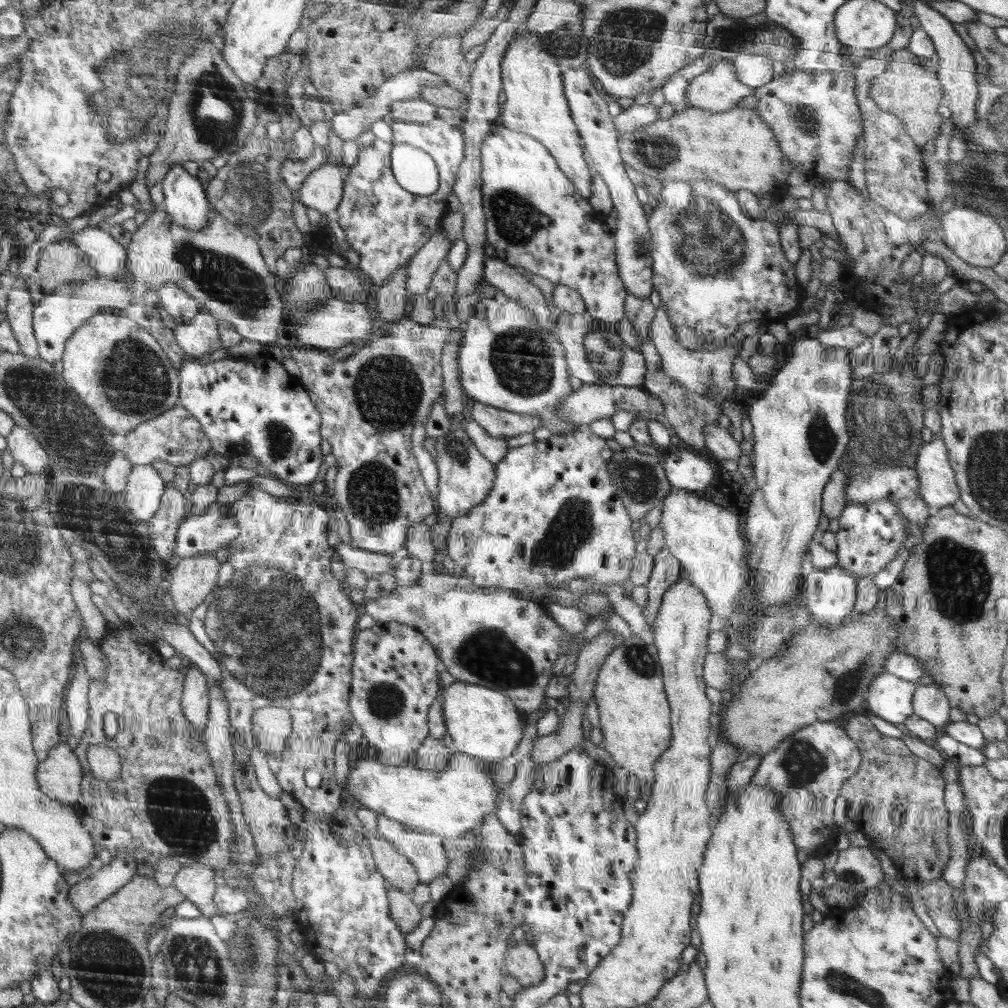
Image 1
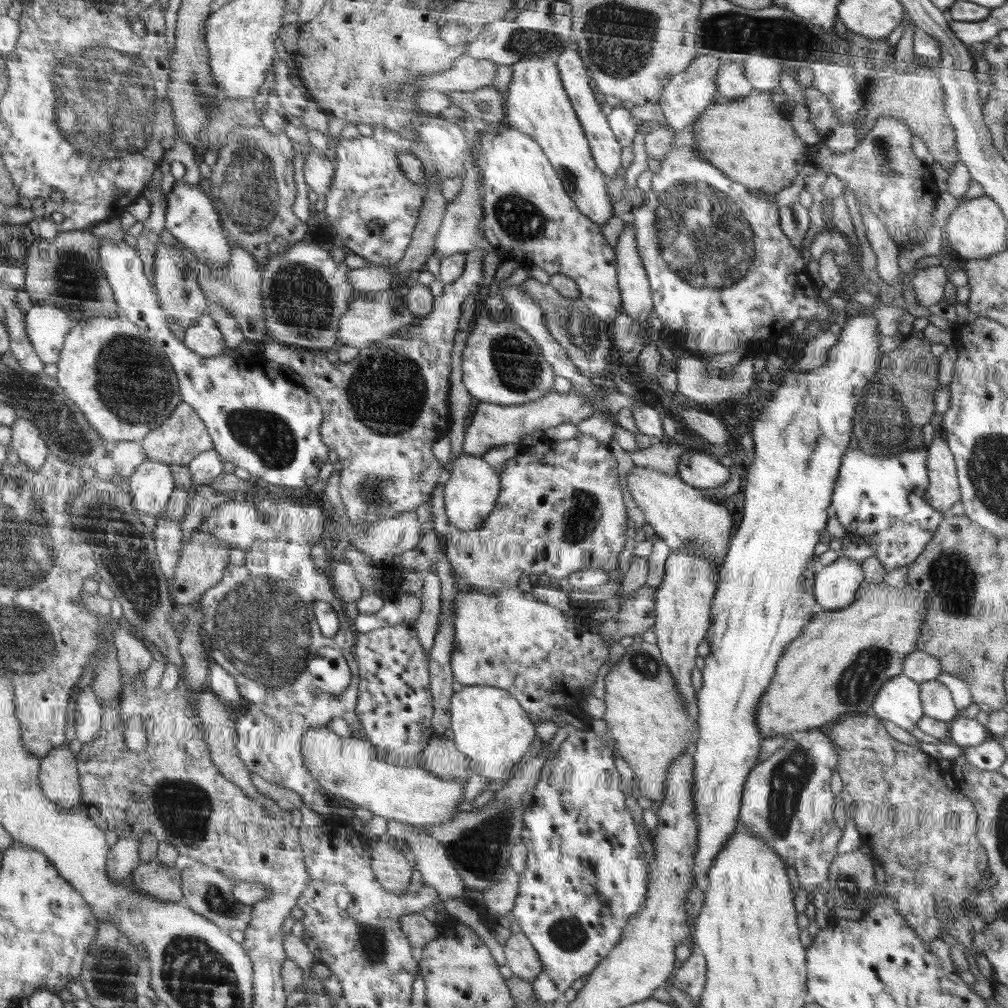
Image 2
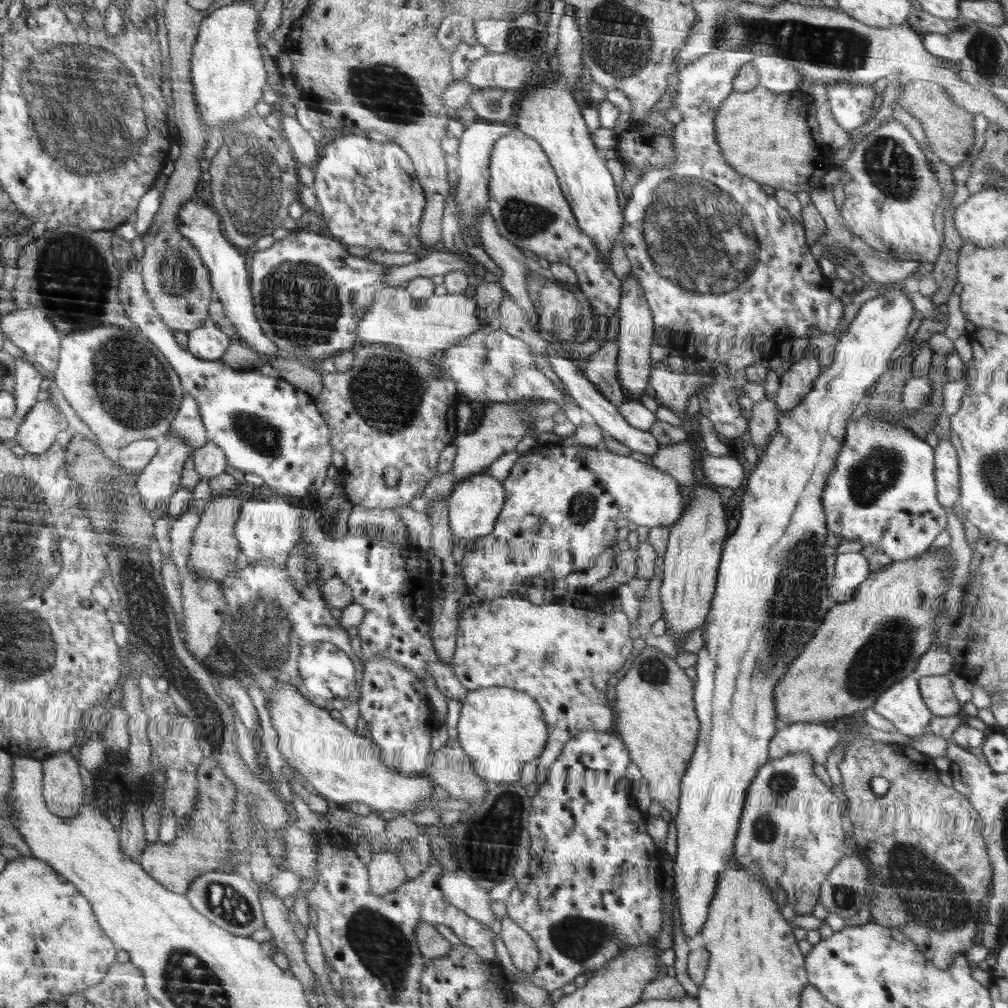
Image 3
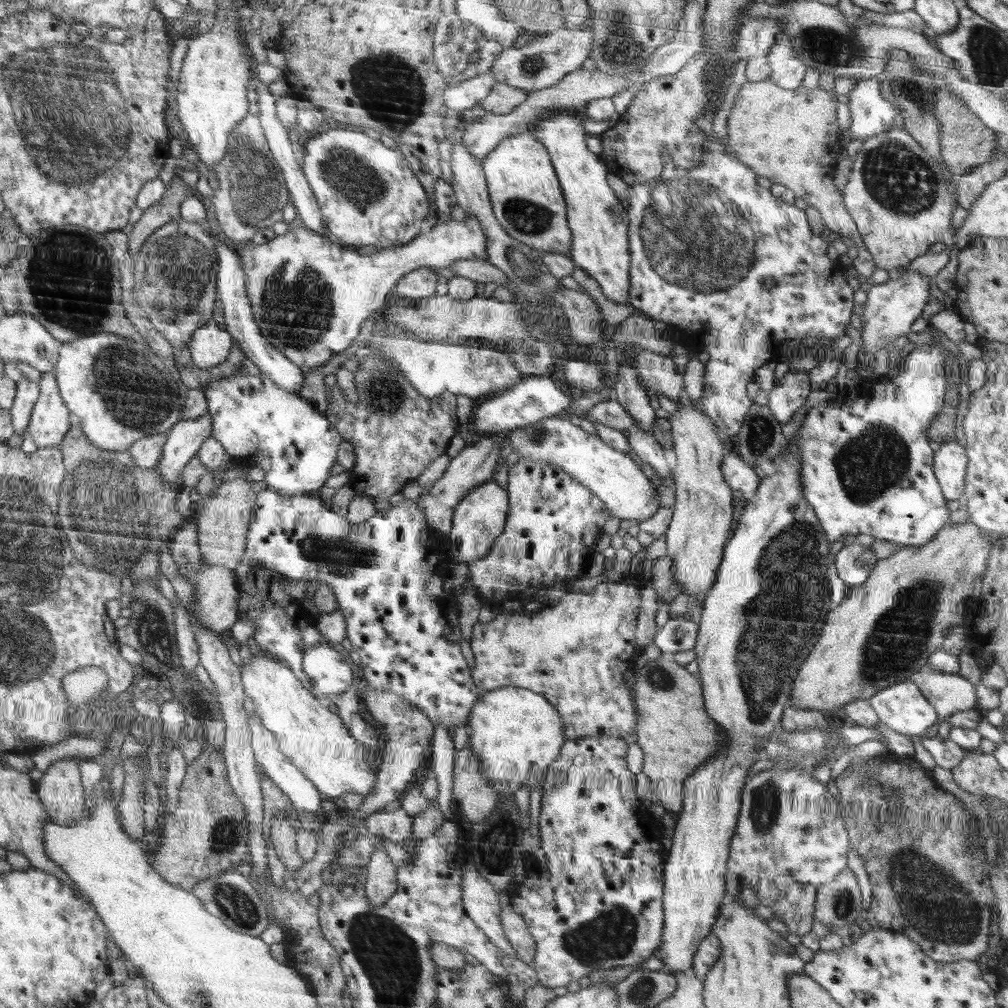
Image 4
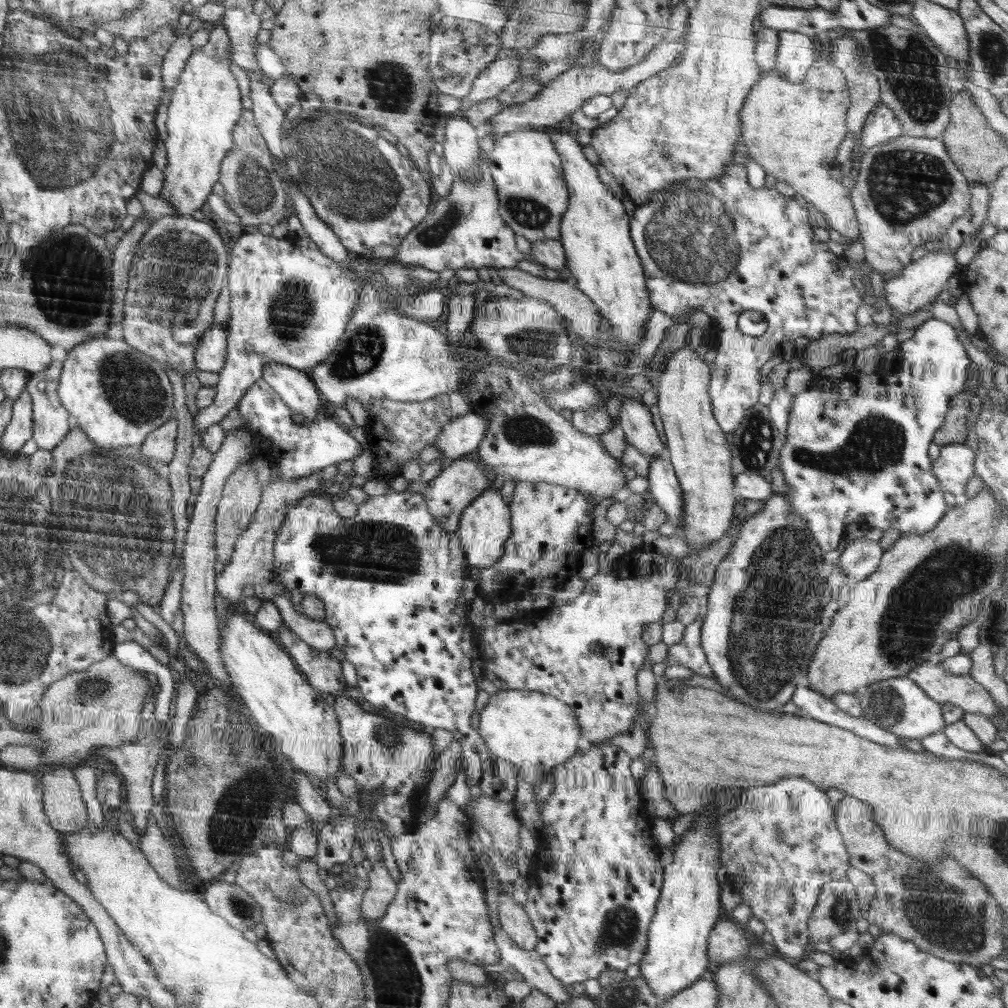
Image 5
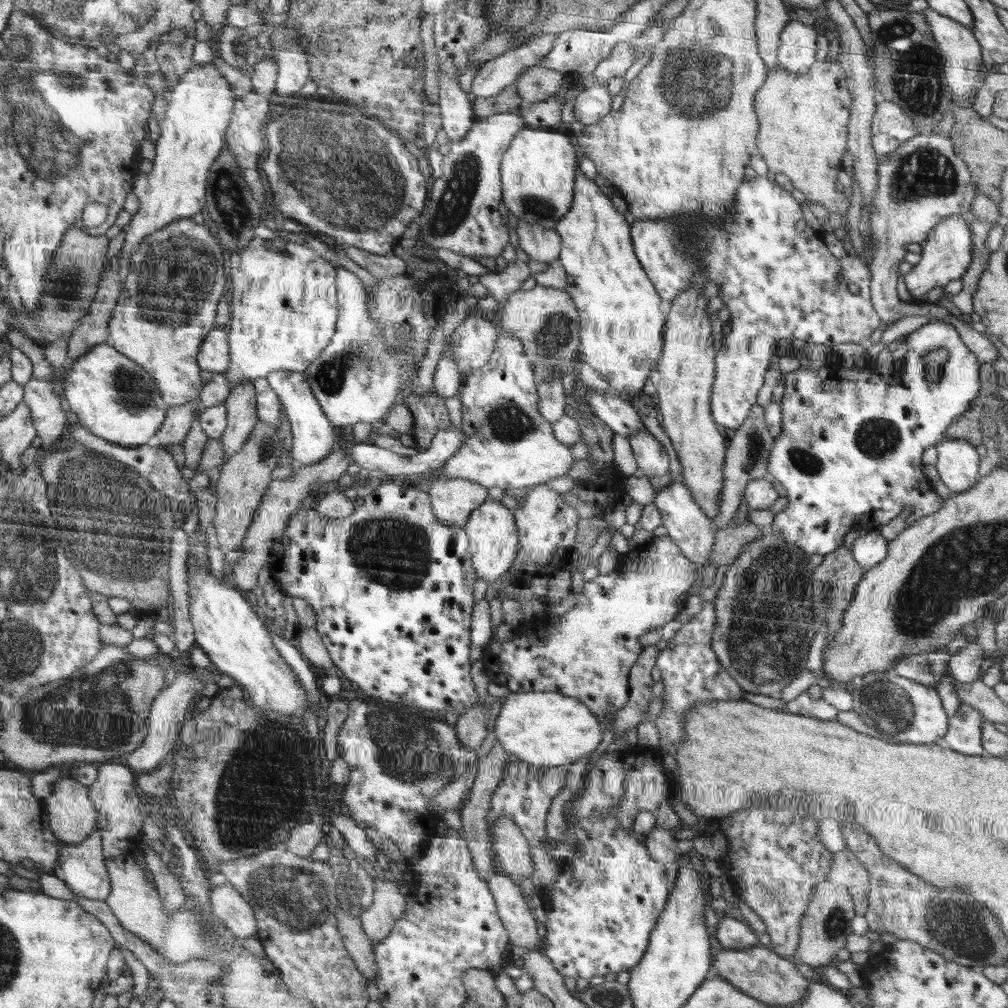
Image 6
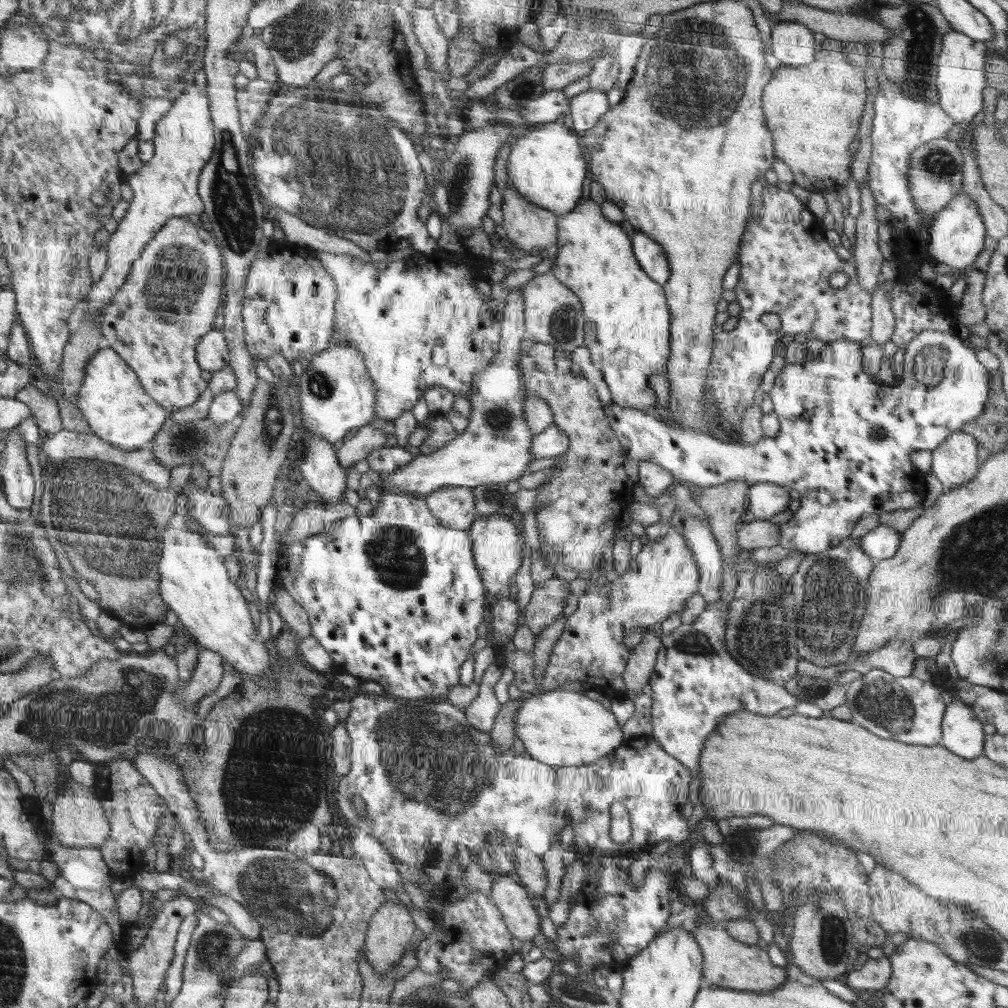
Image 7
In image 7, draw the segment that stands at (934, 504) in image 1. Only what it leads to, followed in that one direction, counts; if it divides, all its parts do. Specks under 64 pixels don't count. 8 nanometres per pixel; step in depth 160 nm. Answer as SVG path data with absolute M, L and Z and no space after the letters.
M960 430L953 432L942 444L938 445L938 448L932 451L931 471L942 483L944 493L948 493L974 479L980 465L976 450L978 450L978 443L974 436Z

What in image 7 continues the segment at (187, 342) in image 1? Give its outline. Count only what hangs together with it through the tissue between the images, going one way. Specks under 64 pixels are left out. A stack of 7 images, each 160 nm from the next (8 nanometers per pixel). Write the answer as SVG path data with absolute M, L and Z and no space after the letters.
M221 329L210 331L210 336L198 344L198 364L213 373L229 364L230 355L228 341Z

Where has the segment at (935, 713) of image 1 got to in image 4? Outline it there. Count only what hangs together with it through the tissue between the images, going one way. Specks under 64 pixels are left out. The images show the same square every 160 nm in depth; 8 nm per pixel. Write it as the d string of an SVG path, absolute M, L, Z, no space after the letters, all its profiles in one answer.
M926 664L911 679L934 707L940 720L958 711L977 708L975 688L957 673L932 670Z

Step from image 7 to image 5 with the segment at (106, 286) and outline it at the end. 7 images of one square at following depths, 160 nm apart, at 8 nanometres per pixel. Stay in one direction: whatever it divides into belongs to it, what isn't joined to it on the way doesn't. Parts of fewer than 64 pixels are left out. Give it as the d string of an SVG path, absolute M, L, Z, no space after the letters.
M216 24L208 42L188 57L171 94L166 123L168 136L163 141L167 165L162 170L164 184L157 198L170 200L176 216L191 215L207 202L212 186L220 180L222 160L234 147L233 130L243 112L242 96L230 72L229 46L228 32Z

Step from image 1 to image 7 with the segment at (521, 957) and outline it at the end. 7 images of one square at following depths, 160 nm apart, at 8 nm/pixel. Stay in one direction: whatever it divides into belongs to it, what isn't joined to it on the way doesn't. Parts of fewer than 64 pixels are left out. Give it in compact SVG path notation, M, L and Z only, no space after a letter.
M510 874L494 875L488 894L501 911L501 915L514 938L530 940L540 932L540 918L528 898L524 886L520 886Z

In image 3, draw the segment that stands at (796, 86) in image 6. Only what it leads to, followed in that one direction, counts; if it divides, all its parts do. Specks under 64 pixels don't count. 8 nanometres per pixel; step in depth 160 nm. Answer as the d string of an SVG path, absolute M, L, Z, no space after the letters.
M759 85L746 92L733 90L718 107L715 116L716 143L722 151L722 157L732 168L760 185L768 184L774 189L781 188L795 195L798 192L811 193L825 186L824 176L836 167L833 162L835 150L826 145L820 137L815 105L813 101L806 101L806 94L800 90L772 92Z

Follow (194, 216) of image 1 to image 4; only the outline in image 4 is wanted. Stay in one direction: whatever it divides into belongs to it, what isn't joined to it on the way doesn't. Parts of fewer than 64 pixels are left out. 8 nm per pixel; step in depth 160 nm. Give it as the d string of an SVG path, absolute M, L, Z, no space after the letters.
M222 243L217 244L217 273L218 273L218 300L223 306L223 315L225 316L226 330L233 333L234 340L237 340L238 346L242 352L249 358L264 378L274 381L279 387L288 389L290 392L298 393L301 396L301 386L305 377L306 370L288 360L273 344L270 344L266 337L262 336L261 328L254 320L251 302L248 302L248 293L246 292L246 272L243 271L243 264L240 264L240 258Z

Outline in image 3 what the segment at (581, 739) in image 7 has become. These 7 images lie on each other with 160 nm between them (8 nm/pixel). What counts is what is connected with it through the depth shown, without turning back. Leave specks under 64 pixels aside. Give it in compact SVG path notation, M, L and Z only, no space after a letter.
M490 687L468 691L462 701L457 724L458 737L462 750L472 760L476 775L484 779L488 791L492 791L498 784L506 781L522 780L522 770L526 764L538 758L548 746L550 738L550 724L544 720L541 705L525 692L508 687Z

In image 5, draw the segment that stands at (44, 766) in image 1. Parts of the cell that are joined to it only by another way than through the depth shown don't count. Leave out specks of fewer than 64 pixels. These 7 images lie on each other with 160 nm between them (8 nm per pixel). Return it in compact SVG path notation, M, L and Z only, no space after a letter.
M70 770L46 772L41 783L46 783L46 816L55 829L68 834L87 828L85 802L80 798L78 782Z

